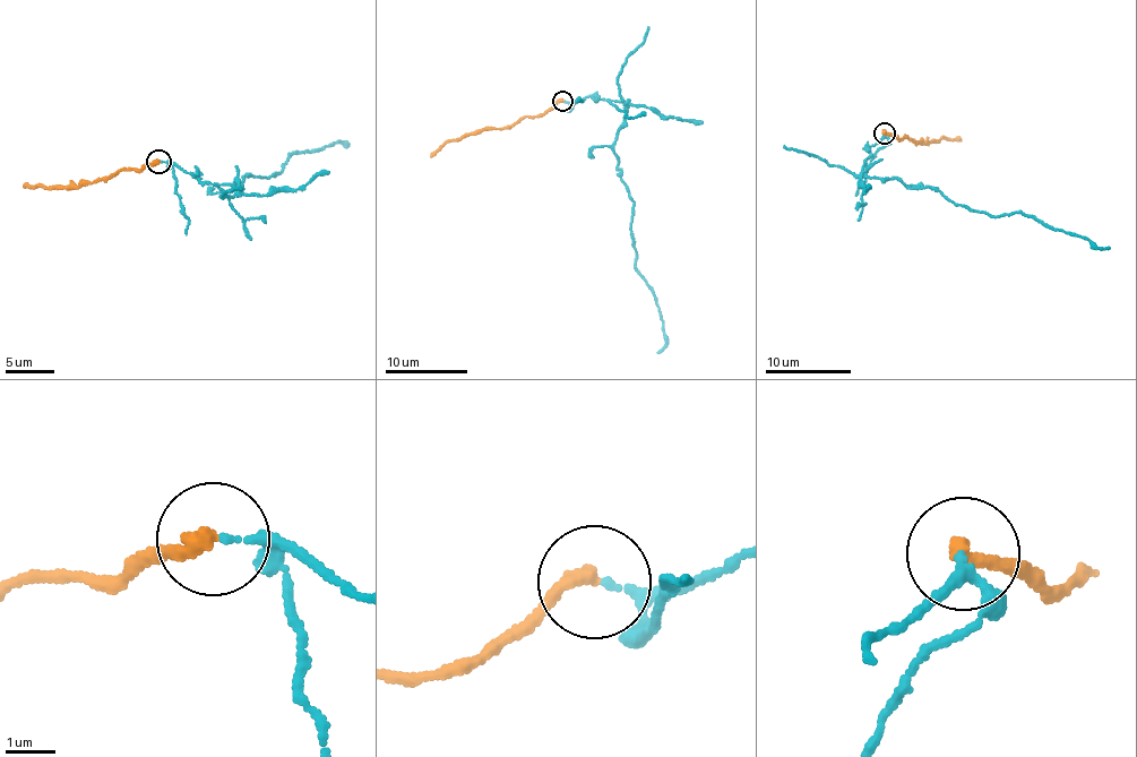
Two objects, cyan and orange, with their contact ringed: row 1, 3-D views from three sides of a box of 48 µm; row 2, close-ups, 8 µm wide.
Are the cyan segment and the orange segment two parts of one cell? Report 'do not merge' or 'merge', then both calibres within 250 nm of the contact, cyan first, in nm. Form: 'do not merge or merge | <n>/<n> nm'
do not merge | 120/320 nm

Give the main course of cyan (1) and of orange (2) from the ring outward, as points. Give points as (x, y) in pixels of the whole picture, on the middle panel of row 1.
1: (562, 101), (589, 96), (626, 105), (613, 149), (634, 204), (635, 271), (662, 320), (666, 344), (657, 353)
2: (562, 101), (557, 101), (540, 115), (522, 117), (510, 127), (484, 128), (463, 135), (445, 144), (431, 157)

